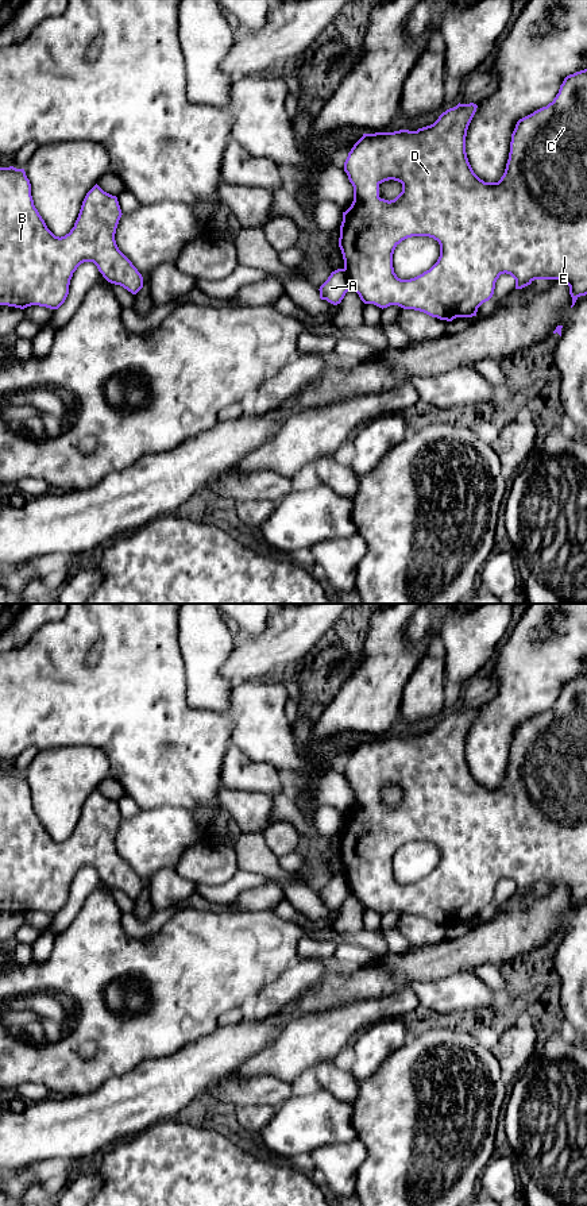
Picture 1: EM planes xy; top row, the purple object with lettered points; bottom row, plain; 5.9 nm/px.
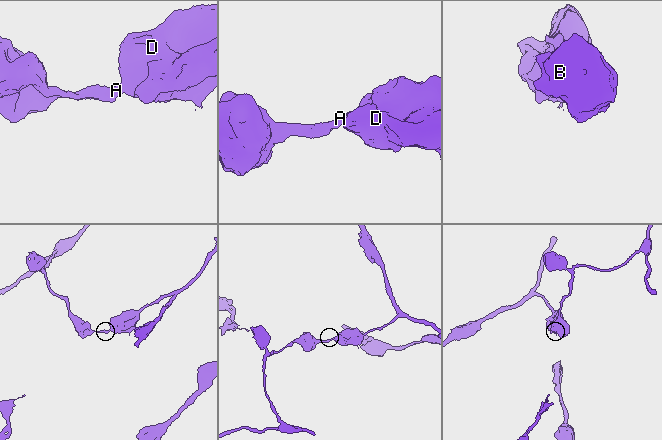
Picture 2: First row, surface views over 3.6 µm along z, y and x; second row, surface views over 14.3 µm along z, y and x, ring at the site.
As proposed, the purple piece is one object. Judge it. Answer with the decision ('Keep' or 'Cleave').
Cleave

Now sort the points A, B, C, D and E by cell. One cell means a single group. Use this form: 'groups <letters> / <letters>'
groups A B / C D E

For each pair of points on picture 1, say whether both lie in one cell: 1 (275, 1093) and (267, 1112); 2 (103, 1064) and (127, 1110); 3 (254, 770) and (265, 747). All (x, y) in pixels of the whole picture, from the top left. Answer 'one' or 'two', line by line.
1: two
2: two
3: two

